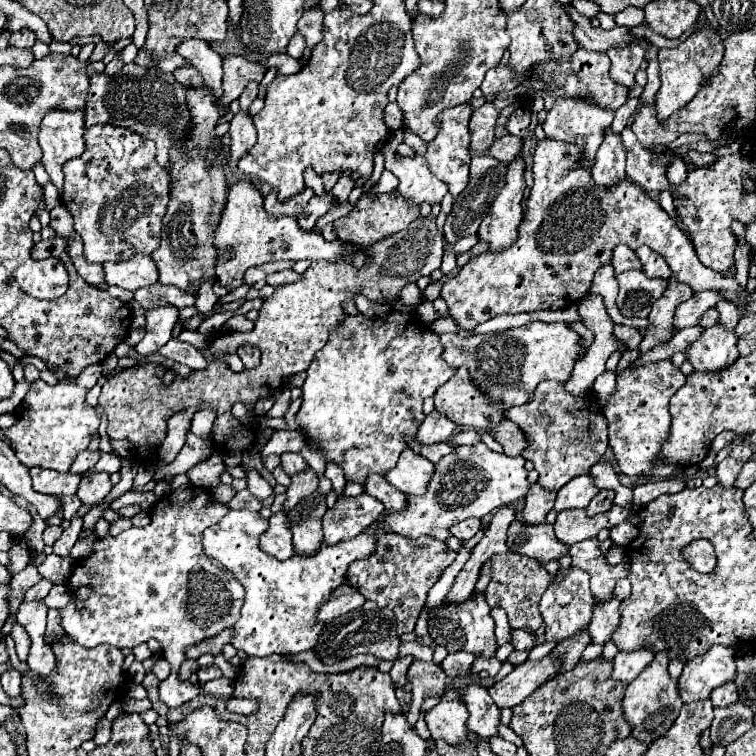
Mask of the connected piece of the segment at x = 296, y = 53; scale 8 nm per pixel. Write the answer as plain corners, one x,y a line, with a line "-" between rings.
297,32
297,34
291,38
289,46
287,46
287,54
289,54
291,58
297,58
297,60
299,60
299,58
303,56
305,46
307,46
307,44
305,44
305,38
301,38
301,36
299,36
299,32

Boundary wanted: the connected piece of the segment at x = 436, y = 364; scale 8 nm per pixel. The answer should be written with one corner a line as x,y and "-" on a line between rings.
391,310
383,318
367,318
361,314
345,316
307,368
297,424
307,434
311,446
321,446
325,458
337,462
345,470
347,480
363,484
367,474
383,474
397,464
397,456
407,448
405,440
415,436
421,426
423,400
433,396
455,372
457,368
443,360
439,336
423,326
417,314

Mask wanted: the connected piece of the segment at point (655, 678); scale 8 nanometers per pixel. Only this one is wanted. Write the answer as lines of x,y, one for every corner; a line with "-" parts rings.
657,652
653,662
637,676
637,680
629,684
623,700
625,718
633,724
633,736
637,736
637,740
641,740
643,744
651,744
655,738
663,736
673,726
683,706
681,696
677,692
677,684
667,672
667,664
669,664
667,652

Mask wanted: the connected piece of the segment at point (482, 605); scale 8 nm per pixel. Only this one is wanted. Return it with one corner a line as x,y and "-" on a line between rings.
473,594
469,596
465,602
459,604
449,604
449,602
441,602
441,606
433,608
429,612
429,636
439,644
439,640
445,640
445,648
449,652
471,652
471,654
481,654
485,658
495,656
497,650
497,642
495,642
495,624
491,618
491,608
485,600
483,594

